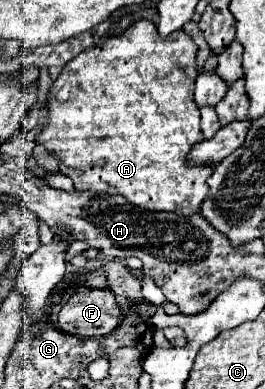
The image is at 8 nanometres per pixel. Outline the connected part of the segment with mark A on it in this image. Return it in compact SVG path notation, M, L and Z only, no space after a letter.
M136 21L122 35L106 39L92 51L84 51L70 59L50 91L50 121L38 135L42 143L60 163L60 173L74 181L76 191L100 191L122 195L128 203L146 211L172 211L184 217L200 213L202 201L208 197L204 175L212 175L212 165L190 165L188 153L194 143L203 140L200 111L194 101L194 79L198 45L180 31L172 37L158 37L152 21Z

